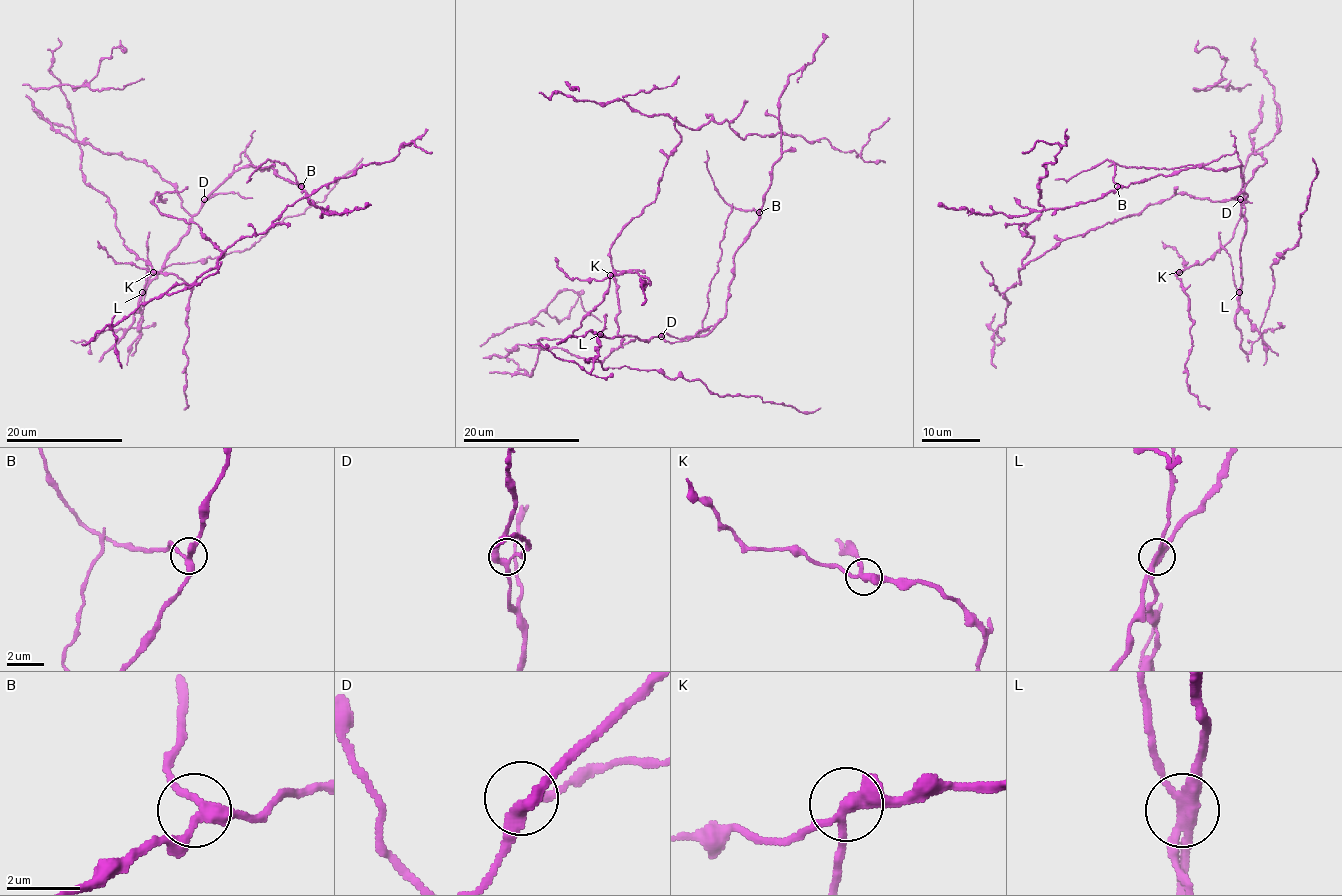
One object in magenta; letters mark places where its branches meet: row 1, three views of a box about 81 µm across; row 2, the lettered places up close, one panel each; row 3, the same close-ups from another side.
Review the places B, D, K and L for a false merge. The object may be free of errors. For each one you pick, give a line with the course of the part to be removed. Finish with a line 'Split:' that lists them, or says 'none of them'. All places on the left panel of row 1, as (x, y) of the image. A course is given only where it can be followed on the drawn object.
L: course (143, 292), (140, 328), (147, 280), (153, 274), (172, 264), (247, 250), (285, 218), (322, 202), (362, 158)
Split: L

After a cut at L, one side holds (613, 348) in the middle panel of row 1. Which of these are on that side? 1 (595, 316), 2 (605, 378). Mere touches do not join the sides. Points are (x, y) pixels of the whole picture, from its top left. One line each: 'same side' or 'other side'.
1: same side
2: same side

